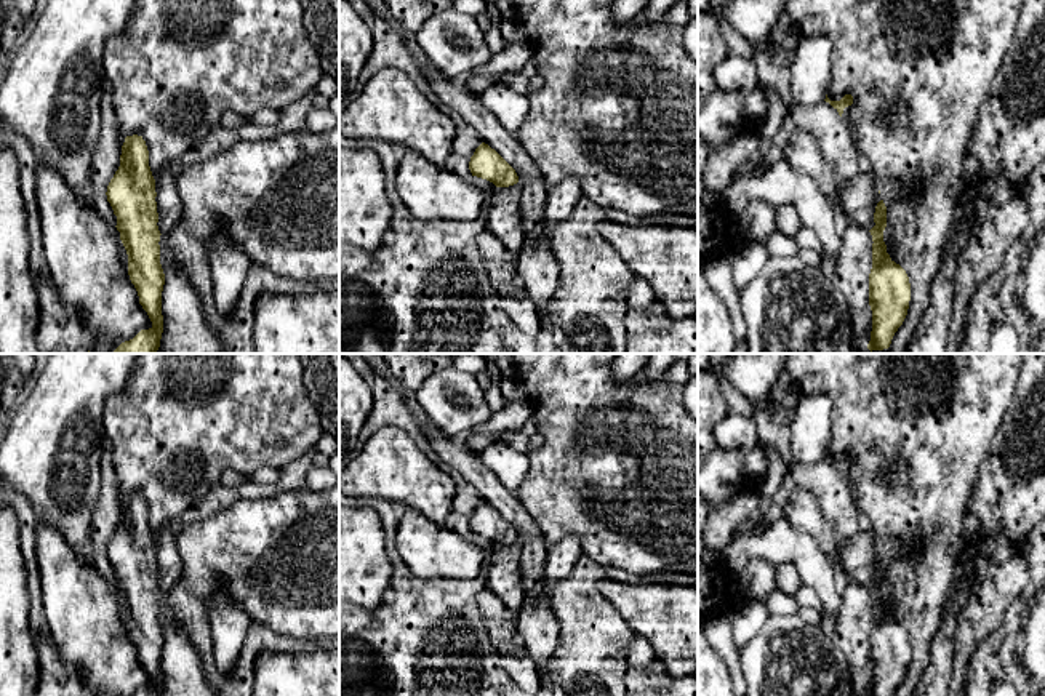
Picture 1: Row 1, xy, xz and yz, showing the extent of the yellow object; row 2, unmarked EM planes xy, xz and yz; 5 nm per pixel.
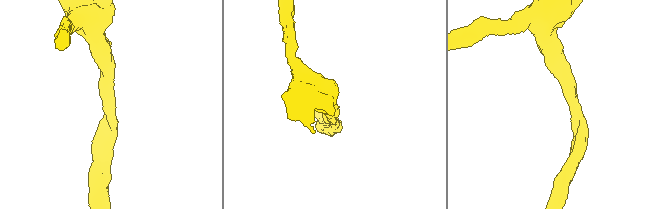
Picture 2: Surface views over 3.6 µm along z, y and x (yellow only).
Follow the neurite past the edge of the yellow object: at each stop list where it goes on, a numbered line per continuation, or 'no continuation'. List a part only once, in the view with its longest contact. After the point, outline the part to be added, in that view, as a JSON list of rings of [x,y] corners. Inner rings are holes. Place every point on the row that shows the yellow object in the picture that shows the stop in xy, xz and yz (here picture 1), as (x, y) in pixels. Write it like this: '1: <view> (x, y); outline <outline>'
no continuation

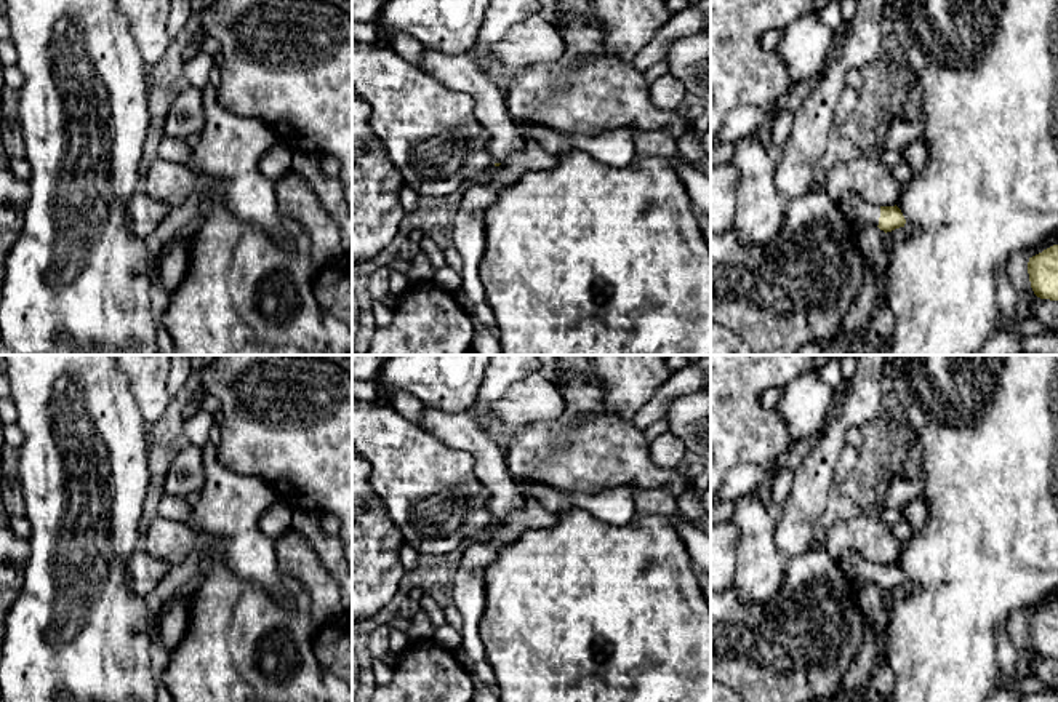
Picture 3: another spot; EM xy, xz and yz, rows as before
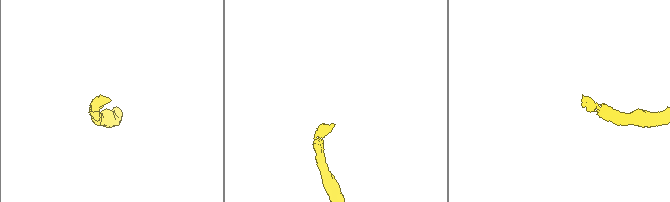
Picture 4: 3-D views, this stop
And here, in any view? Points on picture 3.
1: yz (858, 213); outline [[[844,193],[836,203],[855,235],[864,227],[879,225],[880,206],[871,205],[860,193]]]

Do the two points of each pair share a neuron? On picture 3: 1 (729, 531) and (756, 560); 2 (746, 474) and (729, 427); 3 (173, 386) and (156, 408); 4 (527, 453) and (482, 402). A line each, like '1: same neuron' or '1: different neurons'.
1: different neurons
2: different neurons
3: different neurons
4: different neurons

